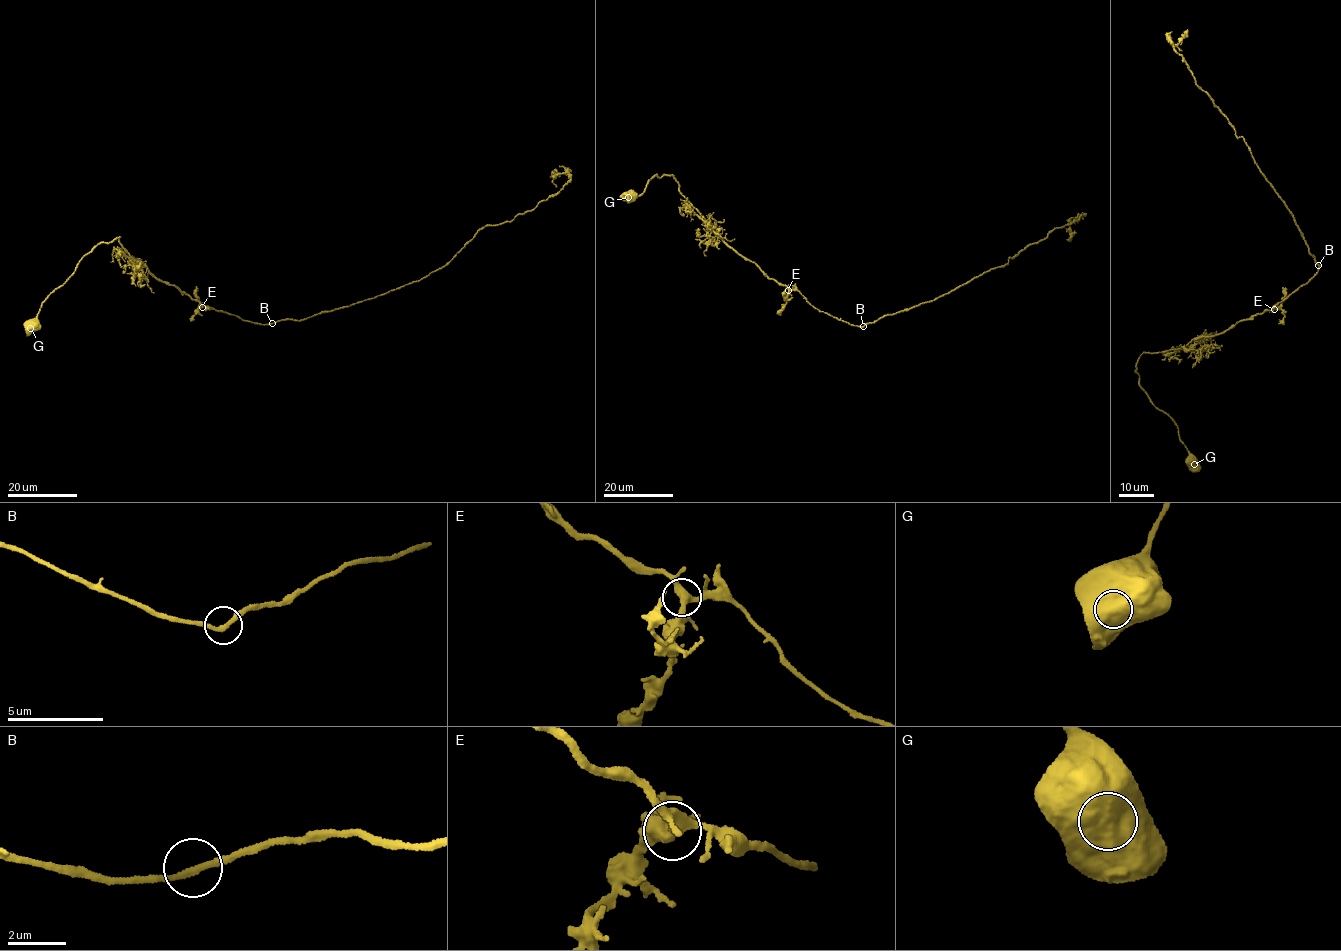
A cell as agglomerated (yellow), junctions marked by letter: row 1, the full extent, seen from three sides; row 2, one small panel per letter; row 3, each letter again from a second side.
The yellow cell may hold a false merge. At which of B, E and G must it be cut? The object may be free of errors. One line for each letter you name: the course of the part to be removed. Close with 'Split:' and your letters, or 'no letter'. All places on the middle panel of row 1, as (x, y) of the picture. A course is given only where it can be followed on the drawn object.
Split: no letter

